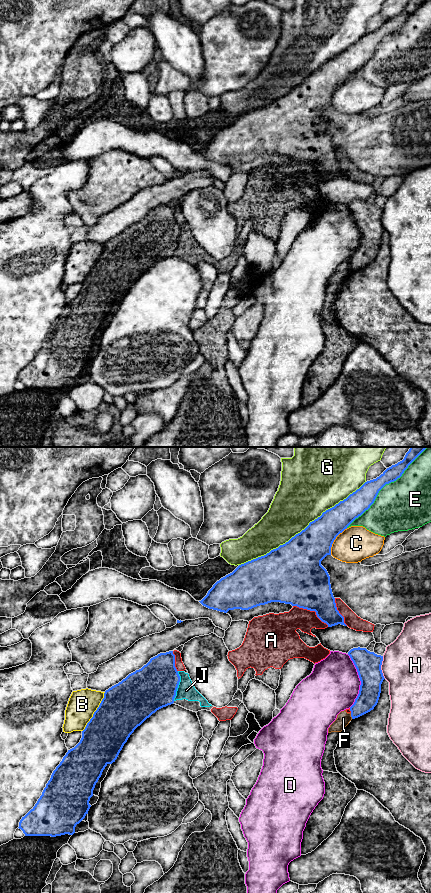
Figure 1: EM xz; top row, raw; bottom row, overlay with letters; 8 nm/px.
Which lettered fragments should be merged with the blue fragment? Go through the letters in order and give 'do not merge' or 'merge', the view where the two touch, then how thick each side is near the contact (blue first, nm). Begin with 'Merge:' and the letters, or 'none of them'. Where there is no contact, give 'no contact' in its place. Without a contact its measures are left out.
Merge: none of them
A: do not merge; meets blue in xz; 400 nm thick on the blue side, 190 nm on the other
B: do not merge; meets blue in xz; 380 nm thick on the blue side, 240 nm on the other
C: do not merge; meets blue in xz; 300 nm thick on the blue side, 280 nm on the other
D: do not merge; meets blue in xz; 200 nm thick on the blue side, 420 nm on the other
E: do not merge; meets blue in xz; 180 nm thick on the blue side, 420 nm on the other
F: do not merge; meets blue in xz; 170 nm thick on the blue side, 110 nm on the other
G: do not merge; meets blue in xz; 360 nm thick on the blue side, 400 nm on the other
H: do not merge; meets blue in xz; 200 nm thick on the blue side, 400 nm on the other
J: do not merge; meets blue in xz; 360 nm thick on the blue side, 140 nm on the other

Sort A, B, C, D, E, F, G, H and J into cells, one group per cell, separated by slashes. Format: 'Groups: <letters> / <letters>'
Groups: A F J / B / C / D / E / G / H

